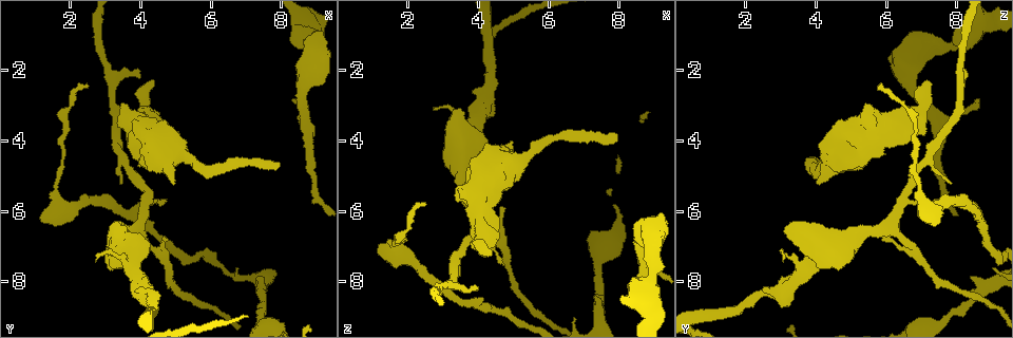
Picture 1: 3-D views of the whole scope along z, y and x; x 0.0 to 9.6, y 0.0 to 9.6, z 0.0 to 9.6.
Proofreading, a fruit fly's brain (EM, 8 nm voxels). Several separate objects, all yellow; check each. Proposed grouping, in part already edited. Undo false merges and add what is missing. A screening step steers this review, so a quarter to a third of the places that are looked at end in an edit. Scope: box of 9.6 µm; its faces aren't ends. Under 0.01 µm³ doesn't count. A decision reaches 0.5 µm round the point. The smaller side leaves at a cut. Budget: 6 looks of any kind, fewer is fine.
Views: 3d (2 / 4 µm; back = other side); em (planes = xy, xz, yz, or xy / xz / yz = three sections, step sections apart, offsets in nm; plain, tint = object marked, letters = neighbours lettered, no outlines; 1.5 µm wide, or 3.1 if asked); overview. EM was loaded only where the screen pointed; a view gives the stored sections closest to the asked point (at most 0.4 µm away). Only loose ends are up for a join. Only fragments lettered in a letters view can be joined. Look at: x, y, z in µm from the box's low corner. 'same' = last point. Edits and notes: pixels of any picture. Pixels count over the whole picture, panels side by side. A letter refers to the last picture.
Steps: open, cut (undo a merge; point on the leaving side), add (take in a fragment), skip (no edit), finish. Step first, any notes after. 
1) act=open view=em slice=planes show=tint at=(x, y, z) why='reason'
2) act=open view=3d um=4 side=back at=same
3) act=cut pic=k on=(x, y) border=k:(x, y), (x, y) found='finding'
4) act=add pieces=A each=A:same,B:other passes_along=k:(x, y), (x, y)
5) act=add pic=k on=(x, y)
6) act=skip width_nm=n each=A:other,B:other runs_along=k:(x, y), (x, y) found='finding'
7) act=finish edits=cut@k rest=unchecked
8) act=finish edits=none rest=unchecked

act=open view=em slice=xy step=4 show=letters at=(7.95, 4.80, 3.80) why='branch stops here'

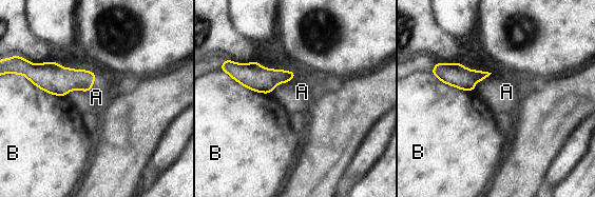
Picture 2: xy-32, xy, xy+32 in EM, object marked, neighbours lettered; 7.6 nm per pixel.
act=open view=em slice=planes show=letters at=same

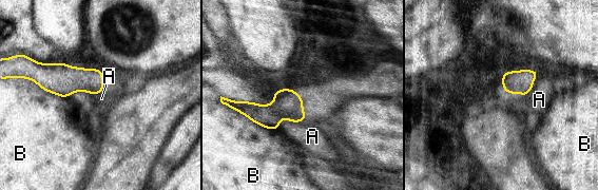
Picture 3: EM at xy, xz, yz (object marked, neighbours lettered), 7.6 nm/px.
act=skip longest_contact=B:400nm each=A:other,B:other border=3:(539, 72), (533, 88), (524, 96) found='none of them fits'

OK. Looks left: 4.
act=open view=3d um=4 at=(8.40, 2.95, 8.70) why='an open end'

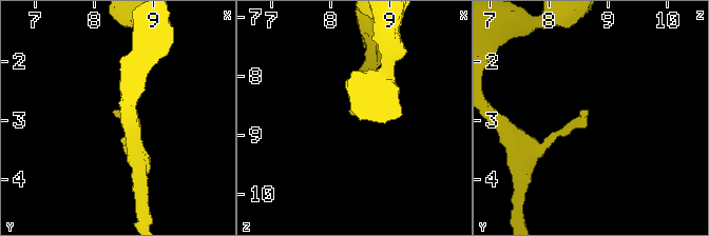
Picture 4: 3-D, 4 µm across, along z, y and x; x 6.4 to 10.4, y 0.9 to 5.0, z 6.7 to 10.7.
act=open view=em slice=planes show=letters at=(8.35, 2.90, 8.70)

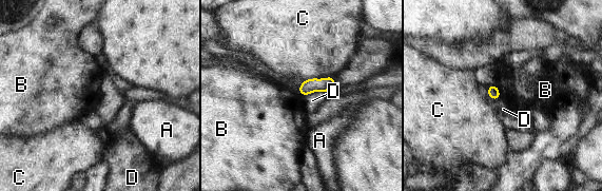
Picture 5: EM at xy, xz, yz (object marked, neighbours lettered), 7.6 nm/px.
act=skip each=A:other,B:other,C:other,D:other border=5:(496, 84), (500, 99) found='no lettered fragment goes on from it'

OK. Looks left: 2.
act=open view=3d um=2 at=(5.00, 5.30, 4.05) why='an open end'

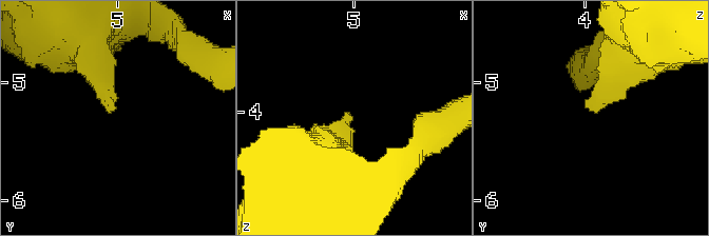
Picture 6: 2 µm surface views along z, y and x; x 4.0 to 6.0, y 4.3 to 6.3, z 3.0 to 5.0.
act=open view=em slice=planes show=letters at=(4.98, 5.26, 4.04)

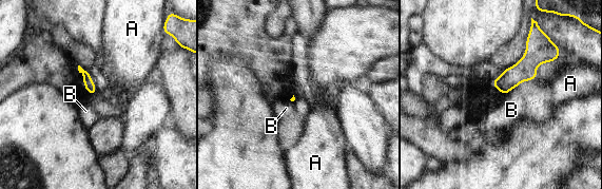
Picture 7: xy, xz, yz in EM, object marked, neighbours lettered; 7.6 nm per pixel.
act=skip each=A:other,B:other border=7:(516, 87), (505, 96) found='no lettered fragment goes on from it'

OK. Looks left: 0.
act=finish edits=none rest=unchecked

